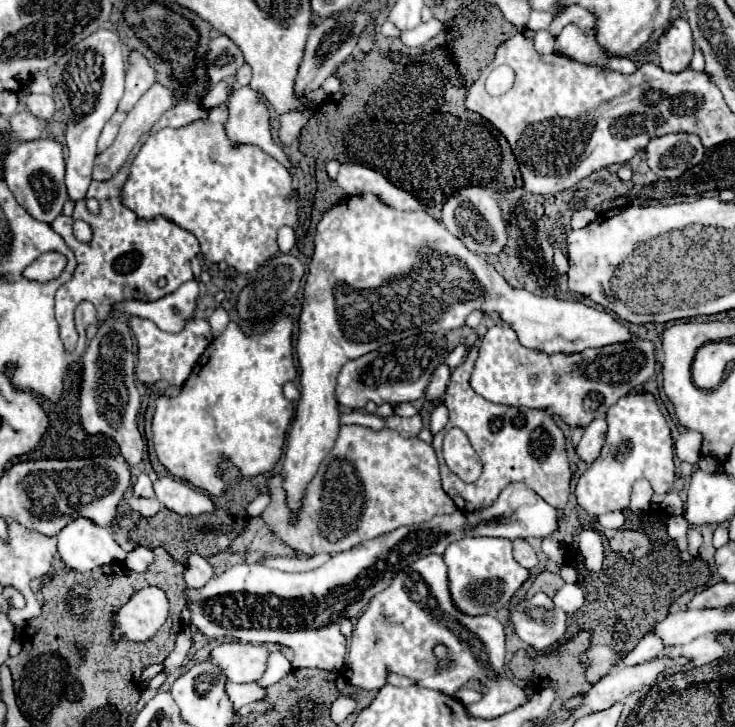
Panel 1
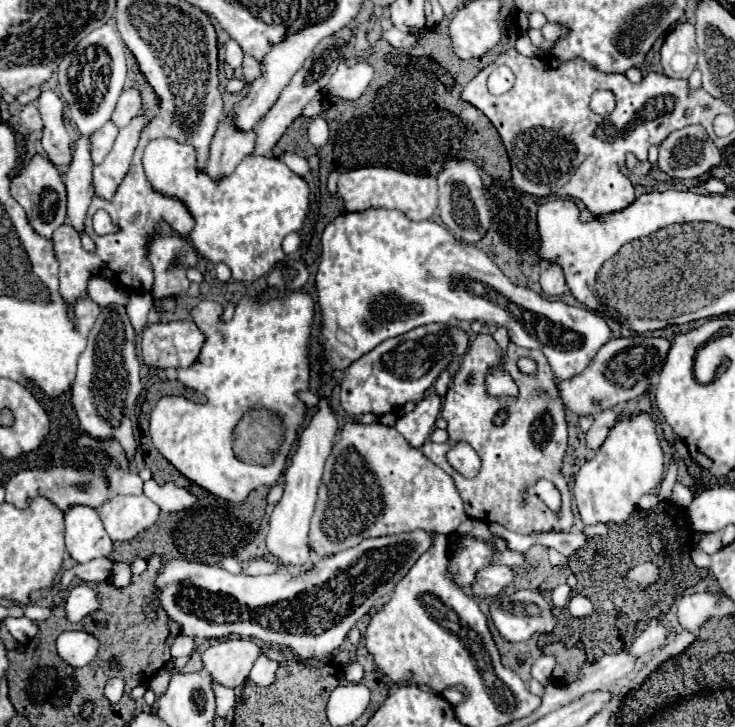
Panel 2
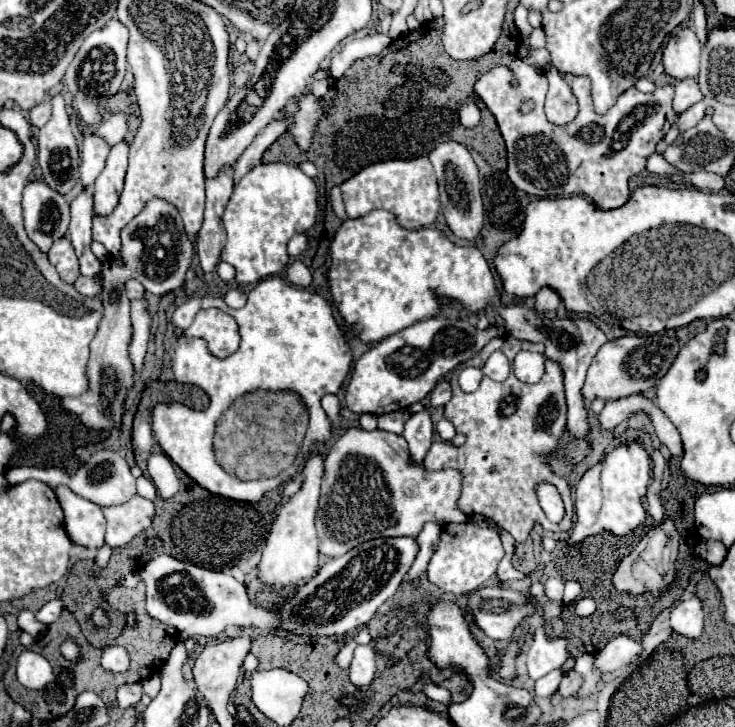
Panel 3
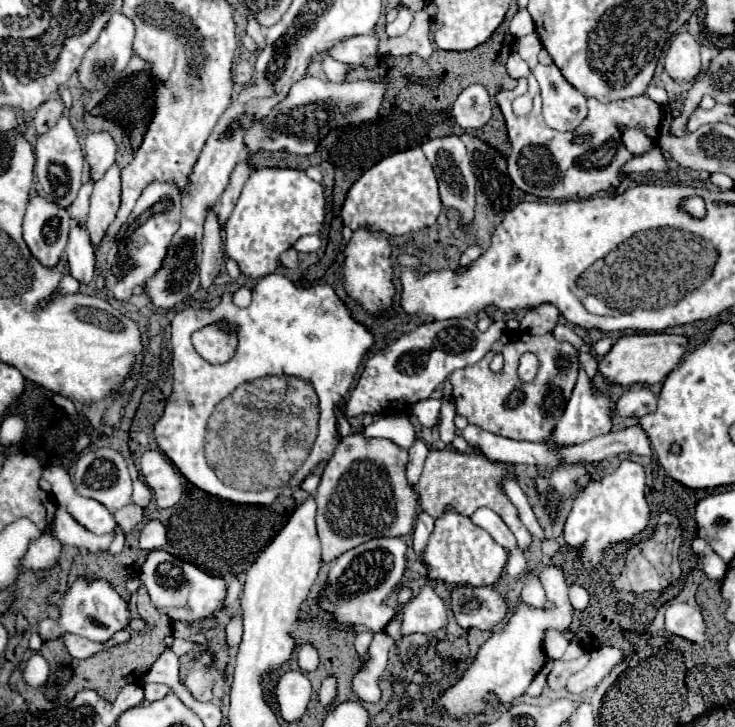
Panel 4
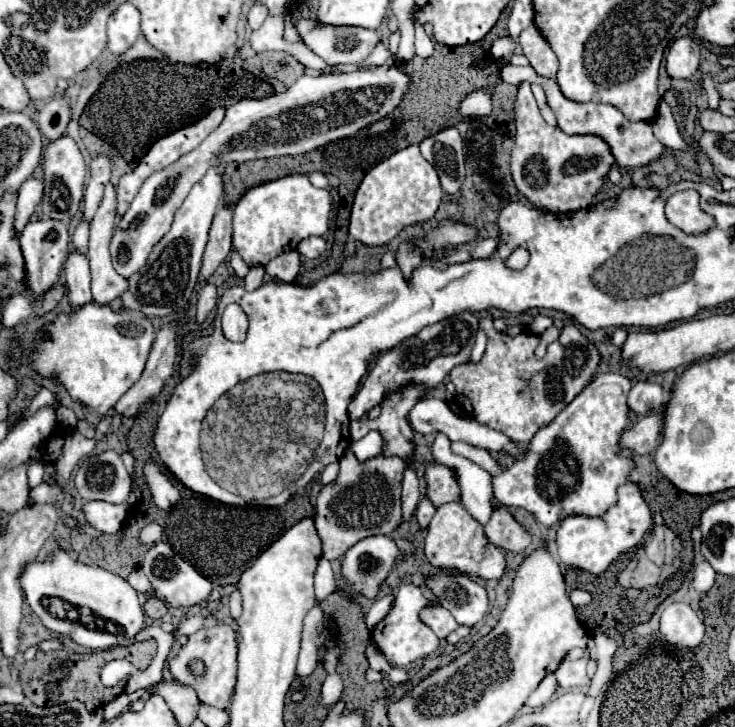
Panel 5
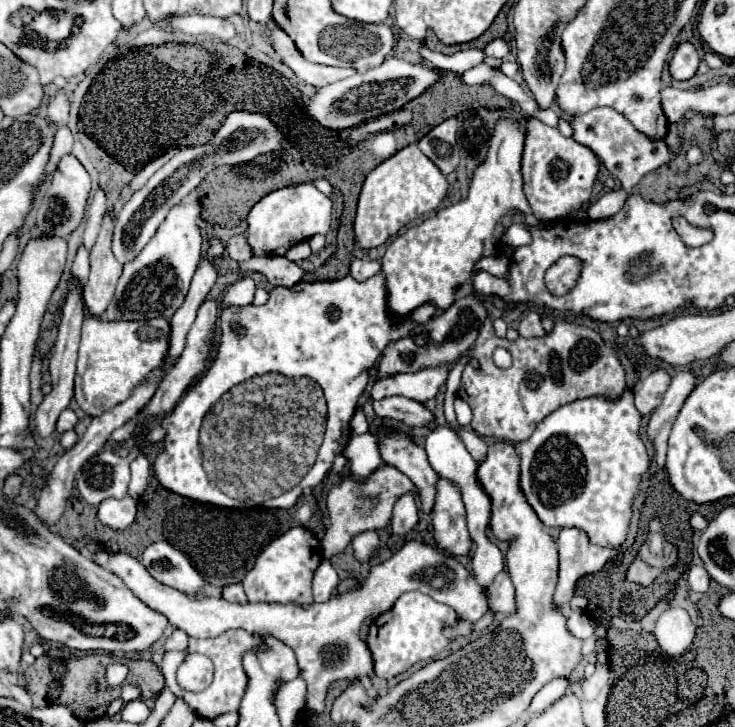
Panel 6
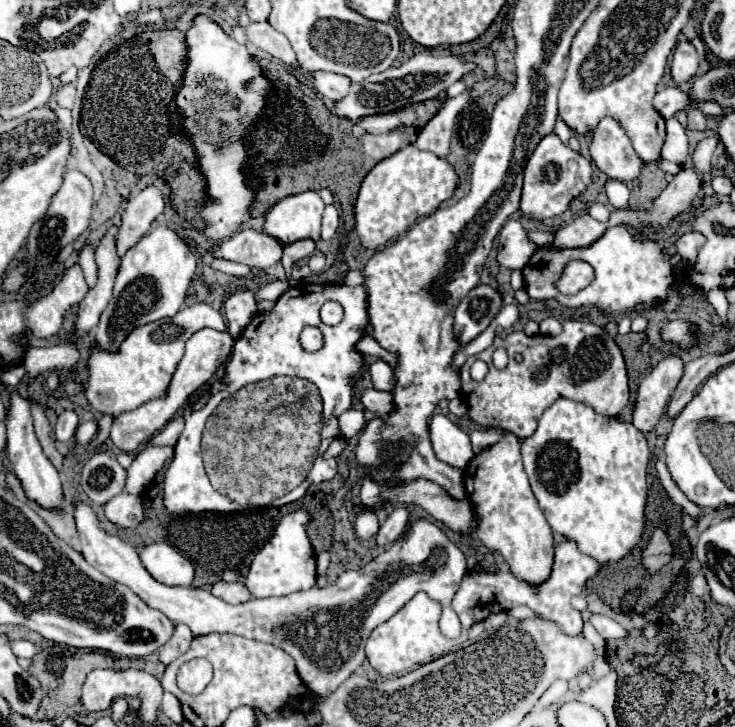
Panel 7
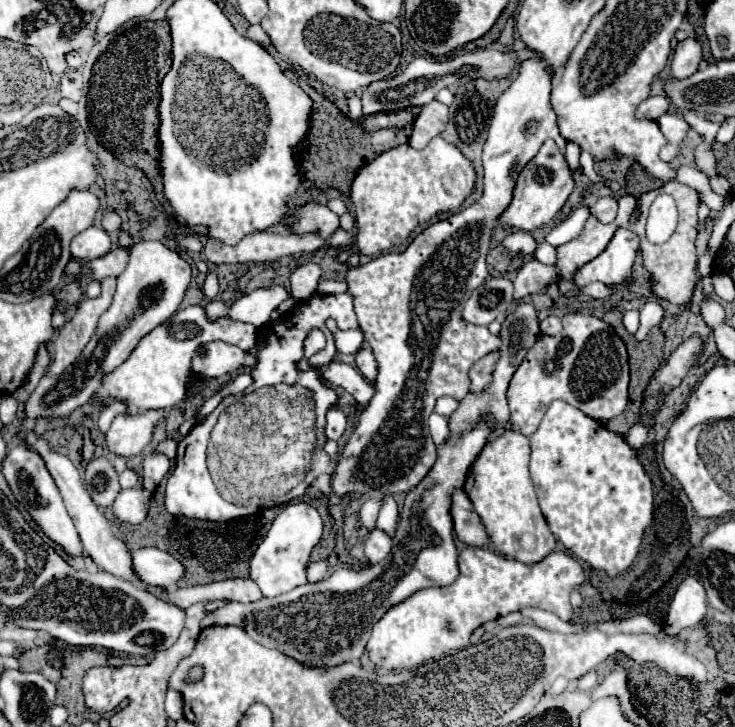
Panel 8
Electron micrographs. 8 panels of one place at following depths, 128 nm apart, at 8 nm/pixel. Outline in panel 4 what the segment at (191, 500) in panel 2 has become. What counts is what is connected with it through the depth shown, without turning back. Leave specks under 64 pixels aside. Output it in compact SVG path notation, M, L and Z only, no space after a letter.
M136 480L134 482L134 494L132 494L132 504L136 506L148 506L148 502L152 500L152 490L142 482L142 480Z

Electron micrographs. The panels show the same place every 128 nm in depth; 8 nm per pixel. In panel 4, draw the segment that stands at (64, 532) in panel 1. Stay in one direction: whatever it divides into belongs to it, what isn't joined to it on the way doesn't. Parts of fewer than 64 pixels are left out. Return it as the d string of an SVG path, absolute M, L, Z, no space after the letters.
M48 466L48 468L44 468L42 478L50 482L52 494L56 496L56 500L60 504L64 504L68 508L68 512L84 528L88 528L94 534L110 534L116 528L116 520L114 520L112 512L104 504L100 504L100 502L96 502L92 498L80 496L74 490L74 486L66 482L66 480L70 480L70 476L68 476L68 472L64 468Z

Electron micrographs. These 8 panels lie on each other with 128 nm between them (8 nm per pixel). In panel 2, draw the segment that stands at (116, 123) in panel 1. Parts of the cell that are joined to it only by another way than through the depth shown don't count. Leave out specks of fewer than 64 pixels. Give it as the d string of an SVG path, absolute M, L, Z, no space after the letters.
M106 122L100 130L96 130L90 136L90 154L94 164L100 164L106 158L106 154L112 150L116 134L118 134L118 128L112 122Z

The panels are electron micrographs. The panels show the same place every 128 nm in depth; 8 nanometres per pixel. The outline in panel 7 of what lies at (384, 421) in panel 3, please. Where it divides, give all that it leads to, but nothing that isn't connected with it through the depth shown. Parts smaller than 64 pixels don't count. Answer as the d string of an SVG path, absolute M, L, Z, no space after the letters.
M368 476L362 480L362 492L360 492L360 498L362 498L362 504L370 506L370 508L376 508L376 510L382 510L384 502L380 498L380 486L378 484L372 484L372 480L368 480Z

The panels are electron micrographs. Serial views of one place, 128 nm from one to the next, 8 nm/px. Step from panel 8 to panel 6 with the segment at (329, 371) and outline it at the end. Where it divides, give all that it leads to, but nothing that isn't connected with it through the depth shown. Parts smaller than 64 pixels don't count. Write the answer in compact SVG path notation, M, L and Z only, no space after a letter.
M388 396L384 400L376 400L374 412L380 418L400 420L408 426L426 426L432 420L432 412L428 408L404 396Z

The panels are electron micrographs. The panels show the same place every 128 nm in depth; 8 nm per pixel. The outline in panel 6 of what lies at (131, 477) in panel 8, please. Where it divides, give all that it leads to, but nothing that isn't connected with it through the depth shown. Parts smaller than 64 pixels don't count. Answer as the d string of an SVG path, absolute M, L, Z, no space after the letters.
M136 456L130 464L130 470L132 470L132 480L130 480L130 486L128 486L128 494L132 498L140 498L150 482L150 476L152 476L152 470L150 470L150 462L146 456Z

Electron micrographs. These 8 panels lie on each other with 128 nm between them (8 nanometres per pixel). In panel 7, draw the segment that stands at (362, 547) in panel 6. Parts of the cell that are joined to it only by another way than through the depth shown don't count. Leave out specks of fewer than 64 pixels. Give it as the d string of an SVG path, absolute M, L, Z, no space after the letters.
M362 510L358 516L356 516L356 522L354 522L354 530L356 530L356 536L362 538L362 540L368 540L372 538L380 528L380 522L378 522L378 516L376 512L370 512L370 510Z

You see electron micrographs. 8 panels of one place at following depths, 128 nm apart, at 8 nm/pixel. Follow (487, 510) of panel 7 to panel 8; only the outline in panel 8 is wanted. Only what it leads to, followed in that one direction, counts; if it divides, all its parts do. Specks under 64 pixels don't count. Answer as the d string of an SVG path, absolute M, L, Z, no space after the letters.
M506 428L504 434L488 442L476 458L472 472L464 484L464 492L482 518L482 524L490 536L490 546L508 558L520 560L524 564L534 564L544 560L544 556L548 556L556 548L556 538L552 536L540 512L534 484L528 472L528 462L528 438L516 428Z

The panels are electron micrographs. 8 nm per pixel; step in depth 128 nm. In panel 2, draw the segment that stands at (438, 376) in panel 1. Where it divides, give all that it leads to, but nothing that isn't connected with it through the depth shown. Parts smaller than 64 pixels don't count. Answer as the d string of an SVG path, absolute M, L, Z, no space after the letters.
M432 390L416 408L396 422L396 430L406 438L412 448L422 448L434 430L436 416L440 412L440 398Z

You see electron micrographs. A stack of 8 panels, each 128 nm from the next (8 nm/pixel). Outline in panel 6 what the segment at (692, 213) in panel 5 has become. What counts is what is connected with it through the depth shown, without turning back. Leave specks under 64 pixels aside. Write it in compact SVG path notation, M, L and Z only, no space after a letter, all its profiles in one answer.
M682 222L678 228L678 234L682 236L684 244L688 248L696 248L696 246L704 246L712 240L712 232L702 230L702 228L692 228L688 222Z

